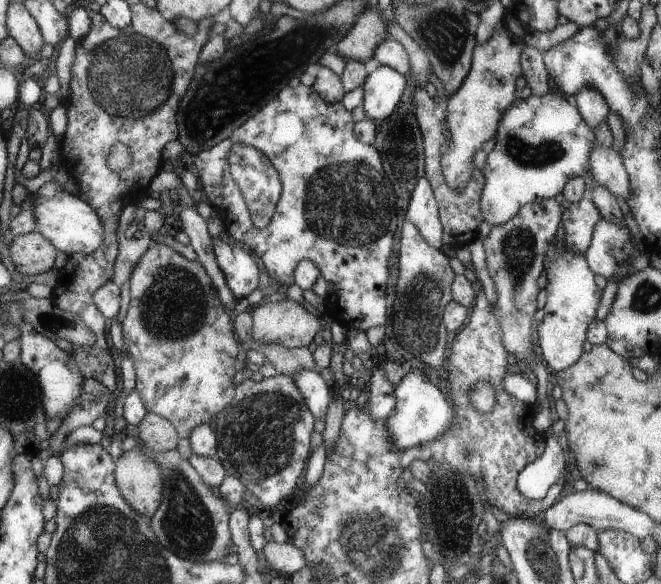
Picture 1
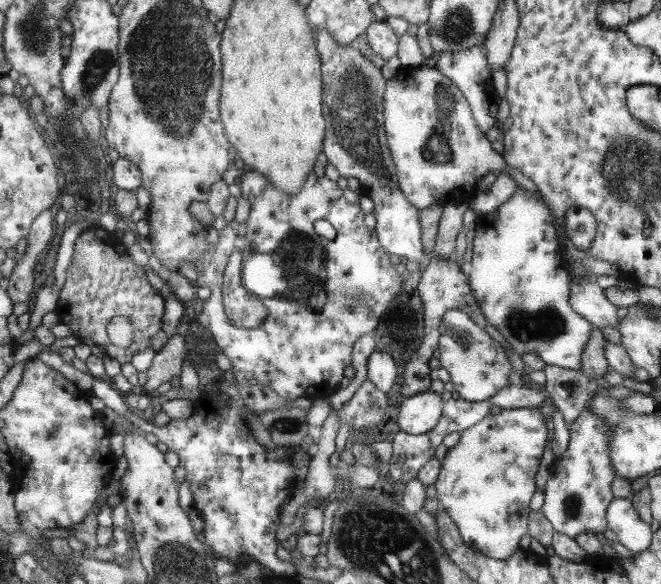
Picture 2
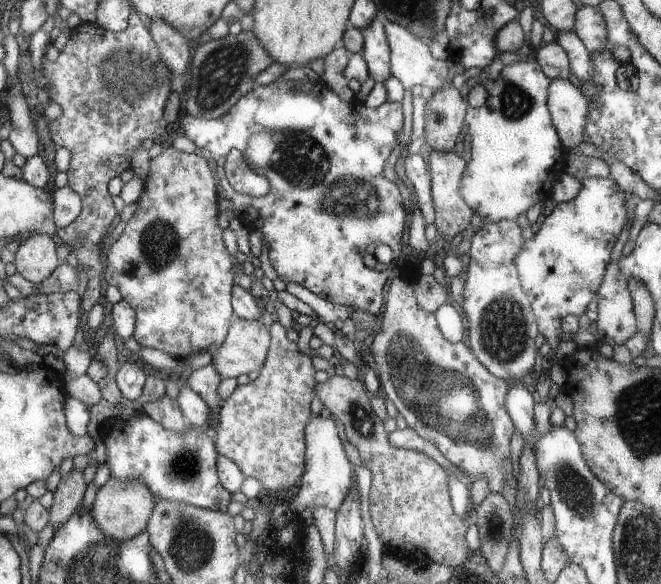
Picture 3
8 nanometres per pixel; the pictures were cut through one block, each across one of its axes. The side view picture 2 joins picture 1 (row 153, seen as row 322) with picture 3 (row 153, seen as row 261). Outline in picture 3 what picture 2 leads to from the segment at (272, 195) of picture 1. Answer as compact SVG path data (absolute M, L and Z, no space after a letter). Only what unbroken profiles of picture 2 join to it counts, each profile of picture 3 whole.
M240 150L227 151L221 172L224 173L229 186L239 194L260 197L269 192L268 180L247 164Z

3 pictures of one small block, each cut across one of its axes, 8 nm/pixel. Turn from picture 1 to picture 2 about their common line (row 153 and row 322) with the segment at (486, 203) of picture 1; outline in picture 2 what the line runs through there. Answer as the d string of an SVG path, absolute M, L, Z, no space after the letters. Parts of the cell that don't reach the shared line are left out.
M516 187L510 199L492 214L487 214L481 222L475 222L469 240L472 244L471 268L468 274L470 291L484 320L511 345L513 353L533 353L546 365L565 370L581 370L582 352L594 328L570 304L570 276L566 272L565 259L559 254L552 219L539 194Z

